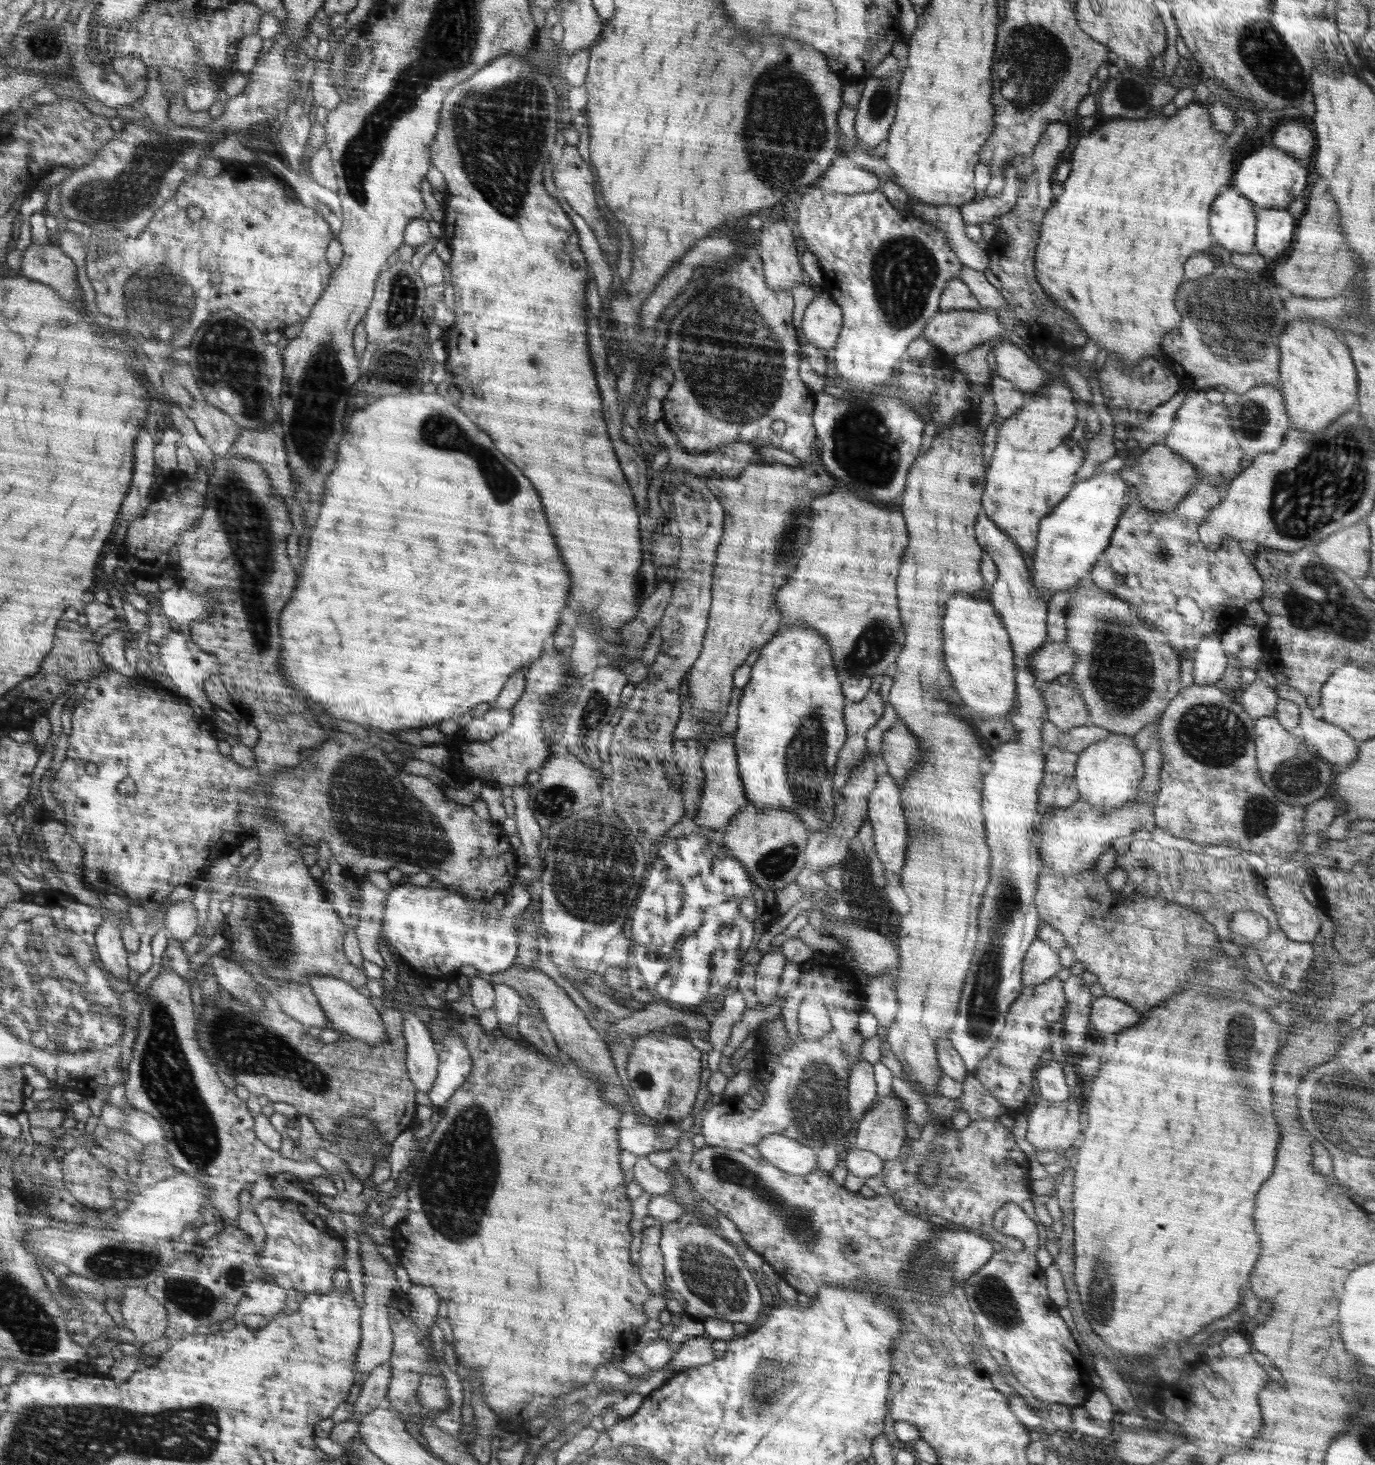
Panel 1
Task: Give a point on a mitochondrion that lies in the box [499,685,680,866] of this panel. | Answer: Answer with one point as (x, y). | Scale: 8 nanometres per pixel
(595, 709)

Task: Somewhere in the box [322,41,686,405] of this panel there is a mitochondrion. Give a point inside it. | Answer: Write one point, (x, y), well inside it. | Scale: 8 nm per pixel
(499, 158)

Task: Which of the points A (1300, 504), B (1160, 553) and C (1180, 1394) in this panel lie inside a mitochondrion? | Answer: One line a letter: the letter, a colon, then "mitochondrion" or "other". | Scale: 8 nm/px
A: mitochondrion
B: mitochondrion
C: other

